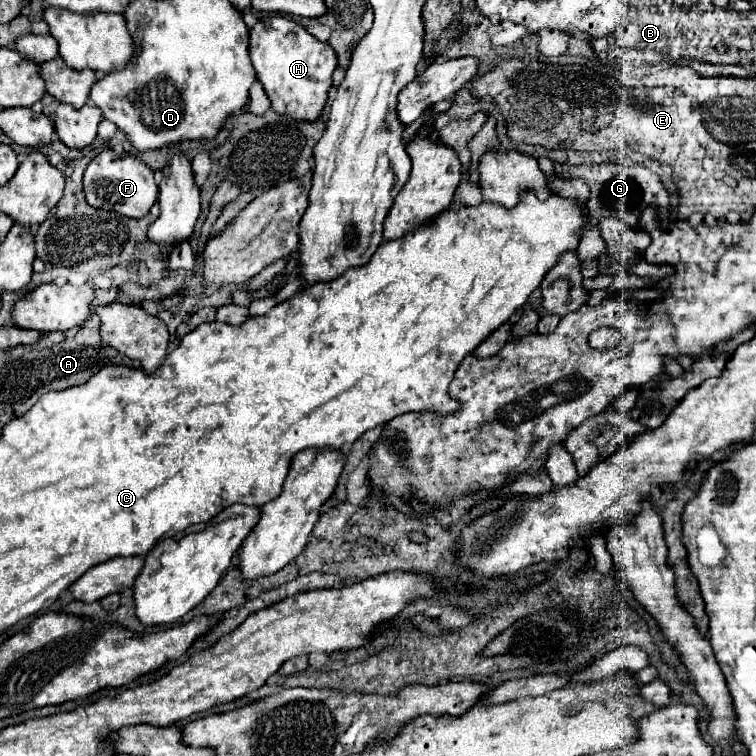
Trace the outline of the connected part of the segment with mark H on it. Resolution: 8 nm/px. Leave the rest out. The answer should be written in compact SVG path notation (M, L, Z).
M275 14L275 16L261 18L249 30L249 54L251 54L253 68L257 72L257 80L263 84L275 112L285 114L295 120L315 120L321 114L323 106L327 104L333 70L337 68L337 56L327 42L313 38L301 24Z

